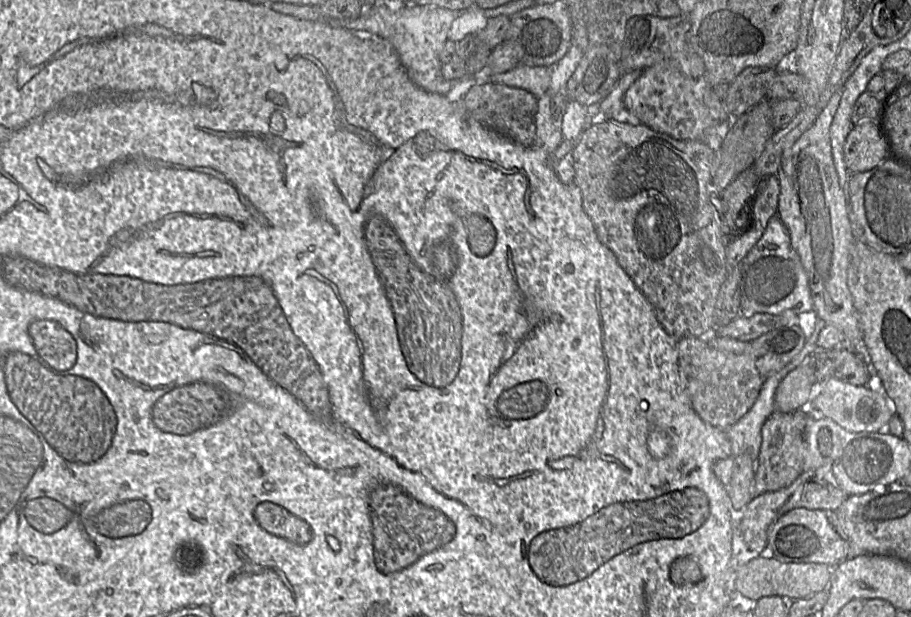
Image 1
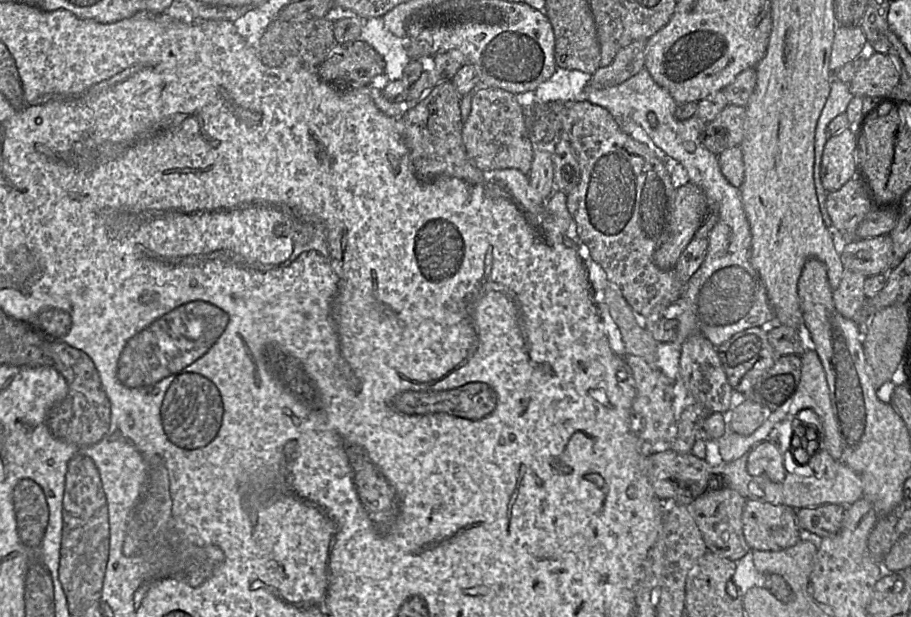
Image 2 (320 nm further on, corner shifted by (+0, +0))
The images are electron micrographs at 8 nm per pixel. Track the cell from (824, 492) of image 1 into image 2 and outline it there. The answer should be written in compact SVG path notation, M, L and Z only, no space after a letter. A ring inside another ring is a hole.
M721 487L700 495L687 505L708 551L735 562L751 550L742 529L742 512L746 501L737 491Z

